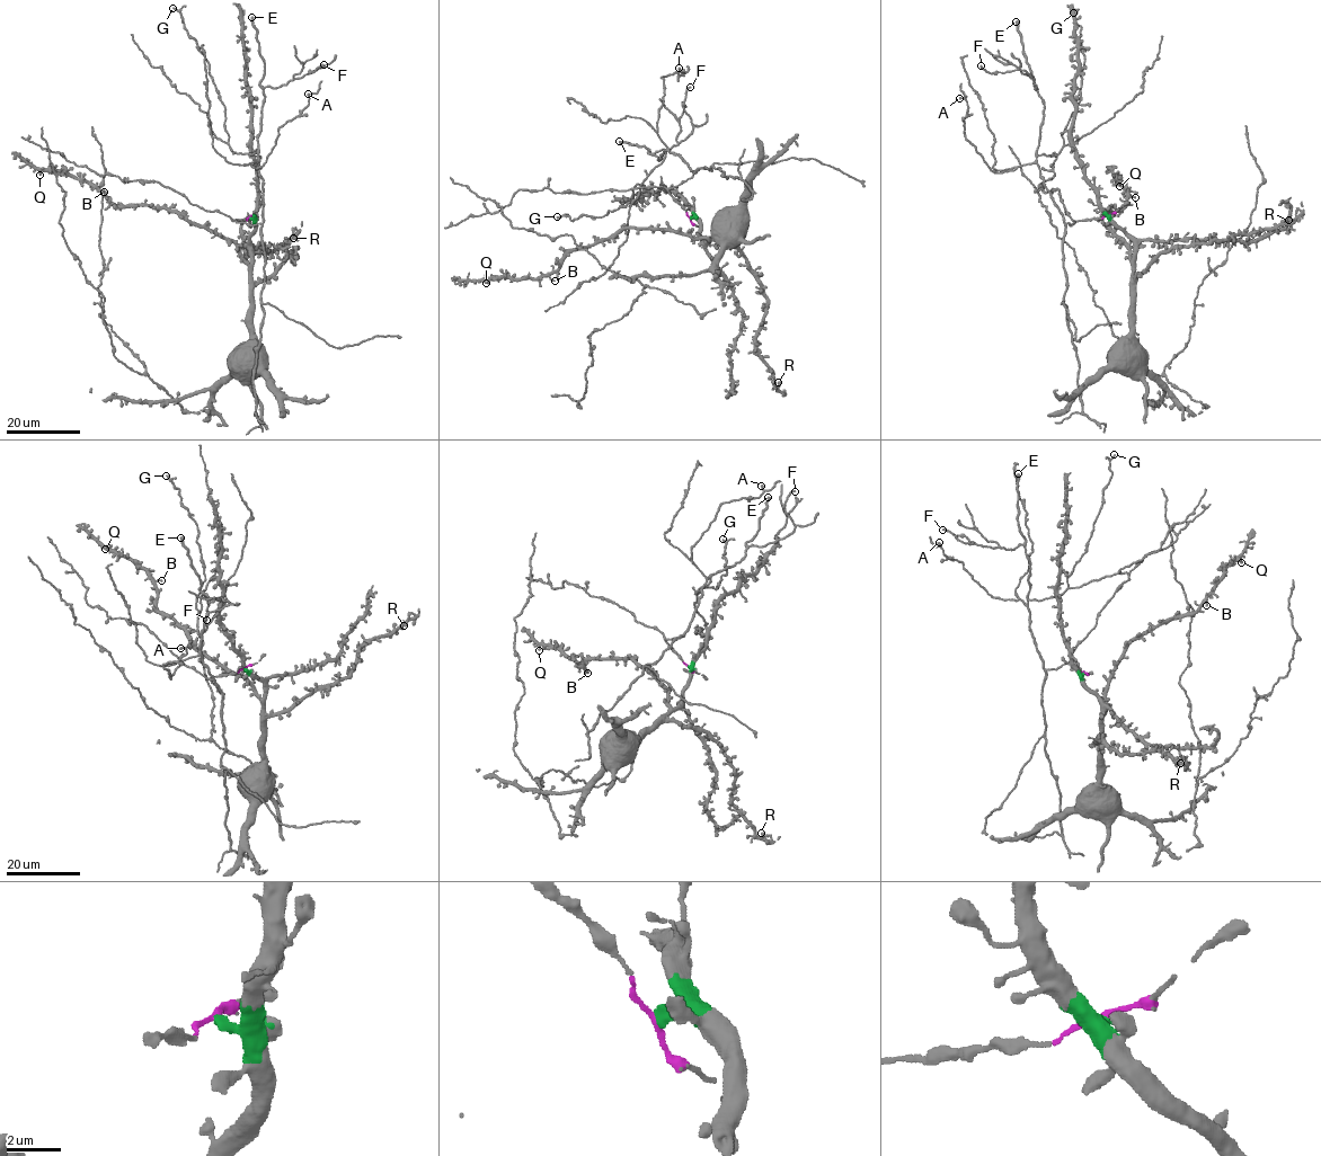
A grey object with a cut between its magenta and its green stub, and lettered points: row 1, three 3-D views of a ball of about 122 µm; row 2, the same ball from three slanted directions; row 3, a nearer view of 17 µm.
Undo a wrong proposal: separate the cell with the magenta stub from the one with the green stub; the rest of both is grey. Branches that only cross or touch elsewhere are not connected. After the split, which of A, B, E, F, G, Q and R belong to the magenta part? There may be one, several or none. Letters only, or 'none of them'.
A, E, F, G

